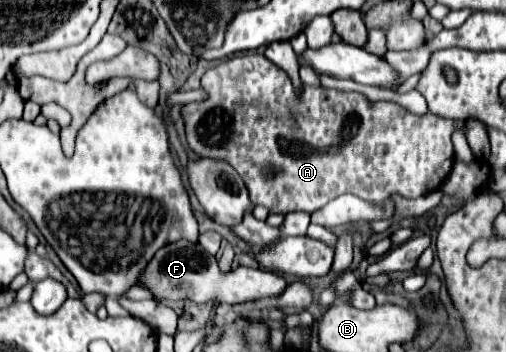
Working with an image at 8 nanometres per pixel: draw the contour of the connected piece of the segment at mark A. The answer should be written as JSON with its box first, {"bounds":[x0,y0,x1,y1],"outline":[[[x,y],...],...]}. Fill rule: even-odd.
{"bounds":[181,55,465,215],"outline":[[[239,55],[233,57],[231,61],[219,63],[217,67],[209,69],[203,77],[201,77],[201,89],[207,93],[207,99],[203,101],[193,101],[193,103],[185,103],[181,107],[181,117],[185,121],[185,133],[187,133],[187,143],[189,147],[199,155],[199,157],[219,157],[225,159],[229,165],[233,165],[233,169],[243,177],[243,183],[247,185],[249,197],[253,205],[265,205],[269,207],[269,213],[279,213],[279,215],[287,215],[291,211],[303,211],[303,213],[313,213],[317,209],[321,209],[323,205],[327,205],[329,201],[337,199],[339,195],[351,193],[363,201],[369,203],[383,203],[389,199],[389,195],[399,193],[407,199],[417,199],[427,195],[427,191],[435,191],[447,177],[447,173],[453,167],[453,143],[451,143],[451,133],[453,129],[465,129],[463,121],[453,121],[453,119],[443,119],[439,115],[427,113],[427,115],[413,115],[409,113],[405,107],[401,107],[399,103],[391,103],[391,101],[369,101],[365,95],[361,93],[353,93],[353,91],[337,91],[337,89],[323,89],[323,87],[303,87],[303,95],[301,99],[297,99],[297,93],[293,89],[293,83],[289,79],[287,73],[283,73],[281,67],[277,67],[275,63],[271,63],[265,55]],[[265,165],[281,165],[281,173],[273,175],[273,177],[265,177],[263,175],[263,167]]]}

